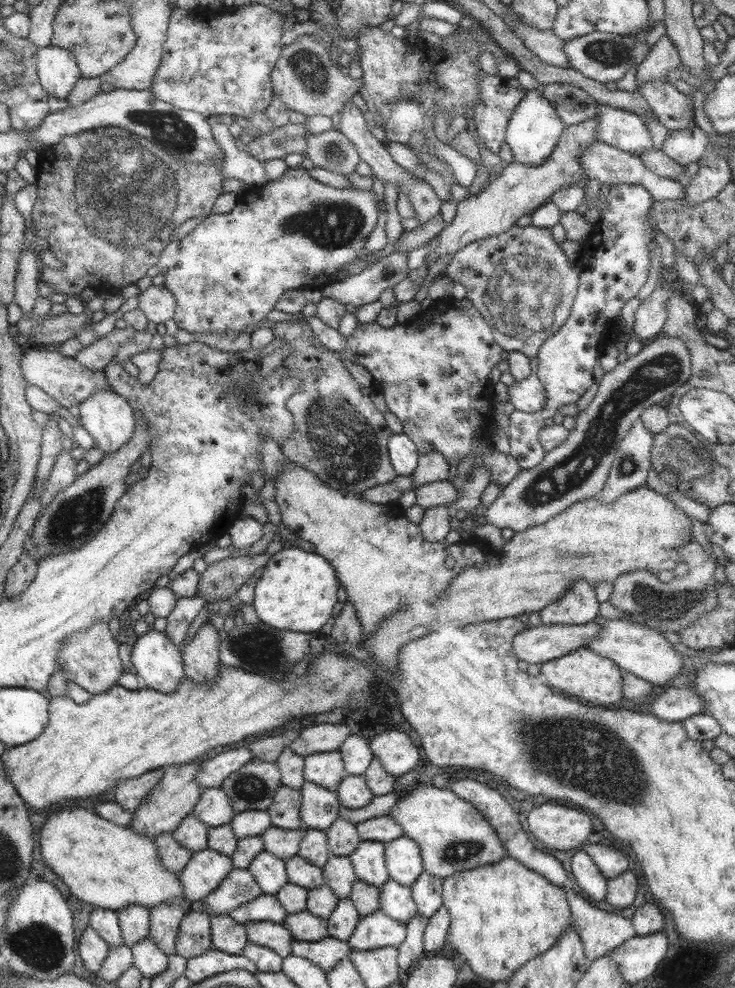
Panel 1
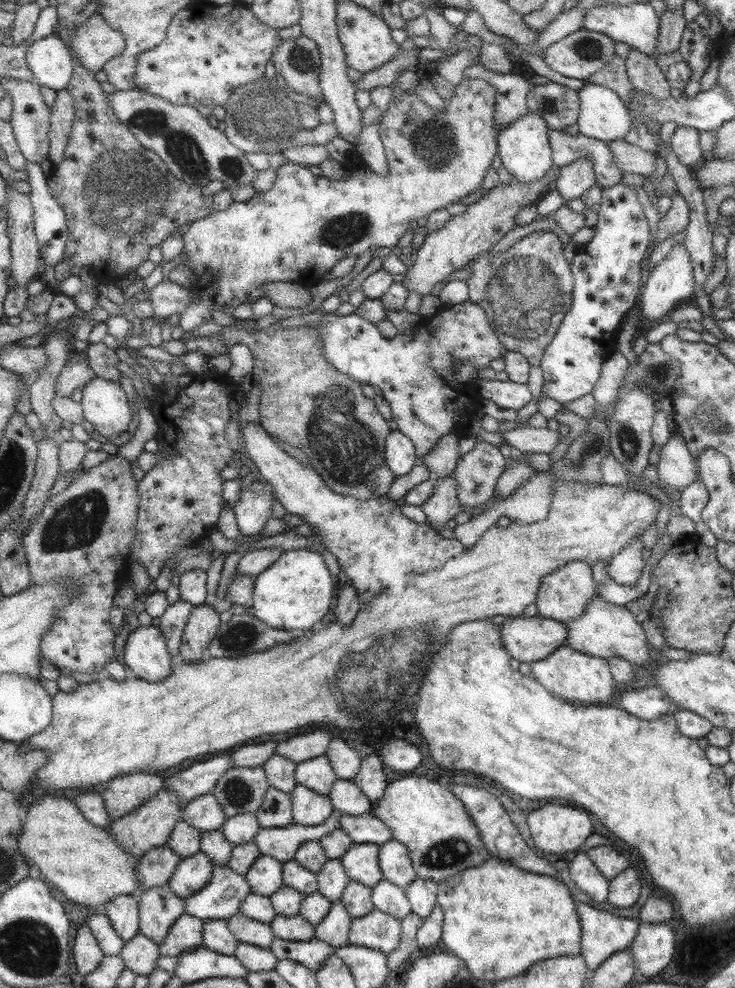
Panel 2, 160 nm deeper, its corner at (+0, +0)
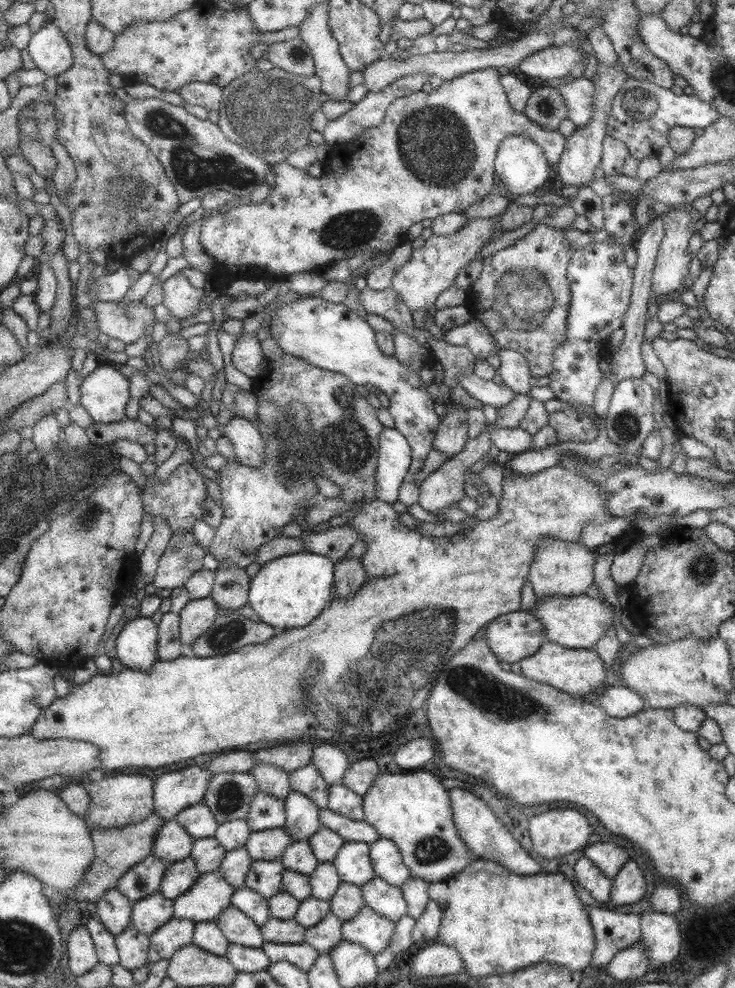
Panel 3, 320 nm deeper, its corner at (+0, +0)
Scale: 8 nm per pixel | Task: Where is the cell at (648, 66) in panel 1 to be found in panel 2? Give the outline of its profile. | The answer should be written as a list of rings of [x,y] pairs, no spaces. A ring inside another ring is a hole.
[[[682,9],[665,10],[659,19],[661,23],[658,30],[658,50],[656,54],[651,54],[651,58],[655,60],[657,55],[667,55],[676,50],[686,28]]]

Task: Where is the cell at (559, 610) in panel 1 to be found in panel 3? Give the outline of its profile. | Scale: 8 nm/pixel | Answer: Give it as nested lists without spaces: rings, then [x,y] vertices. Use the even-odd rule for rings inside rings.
[[[547,537],[539,539],[535,547],[535,558],[529,566],[527,580],[531,583],[534,596],[537,599],[561,596],[583,595],[593,580],[593,554],[583,546],[583,543],[567,542]]]

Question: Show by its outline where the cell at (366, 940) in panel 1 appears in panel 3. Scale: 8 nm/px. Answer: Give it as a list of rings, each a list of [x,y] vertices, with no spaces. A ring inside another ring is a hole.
[[[363,906],[353,918],[342,921],[342,940],[359,944],[376,955],[387,946],[393,929],[394,921],[379,916],[374,909]]]

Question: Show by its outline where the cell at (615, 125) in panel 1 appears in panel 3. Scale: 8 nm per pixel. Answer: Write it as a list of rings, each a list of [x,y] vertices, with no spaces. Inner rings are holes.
[[[573,78],[556,86],[566,108],[566,118],[576,127],[583,126],[592,115],[592,85],[587,78]]]

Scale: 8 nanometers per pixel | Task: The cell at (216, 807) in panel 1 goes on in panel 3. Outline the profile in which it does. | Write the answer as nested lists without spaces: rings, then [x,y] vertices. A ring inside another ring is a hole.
[[[202,803],[187,807],[174,818],[193,839],[213,837],[218,829],[214,814]]]

